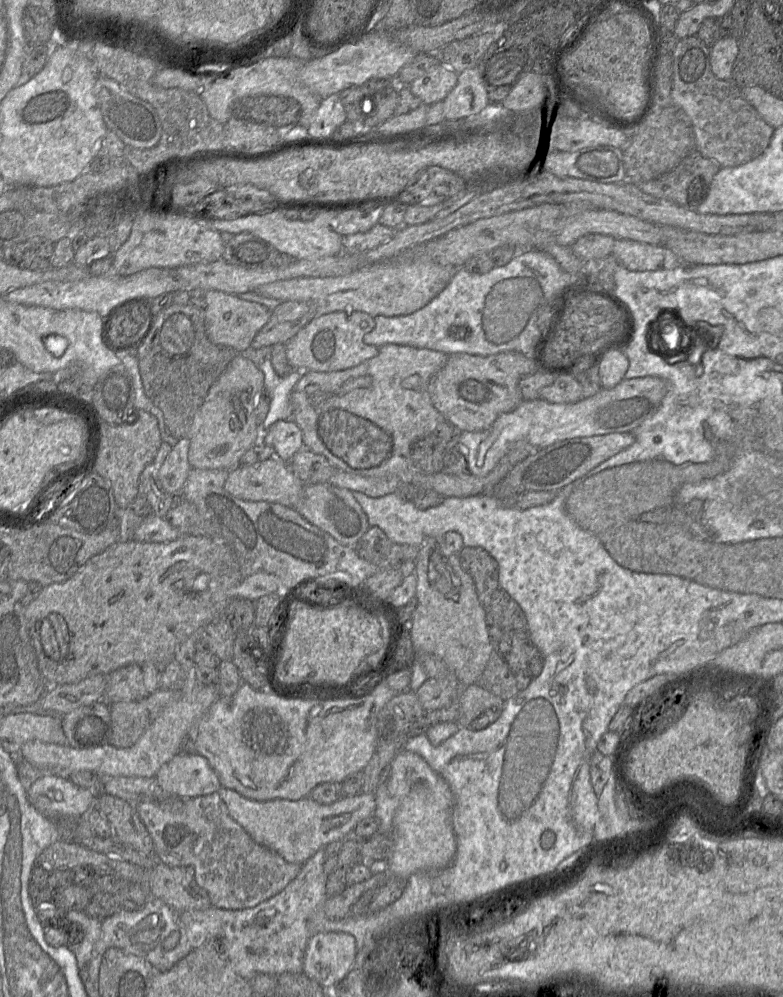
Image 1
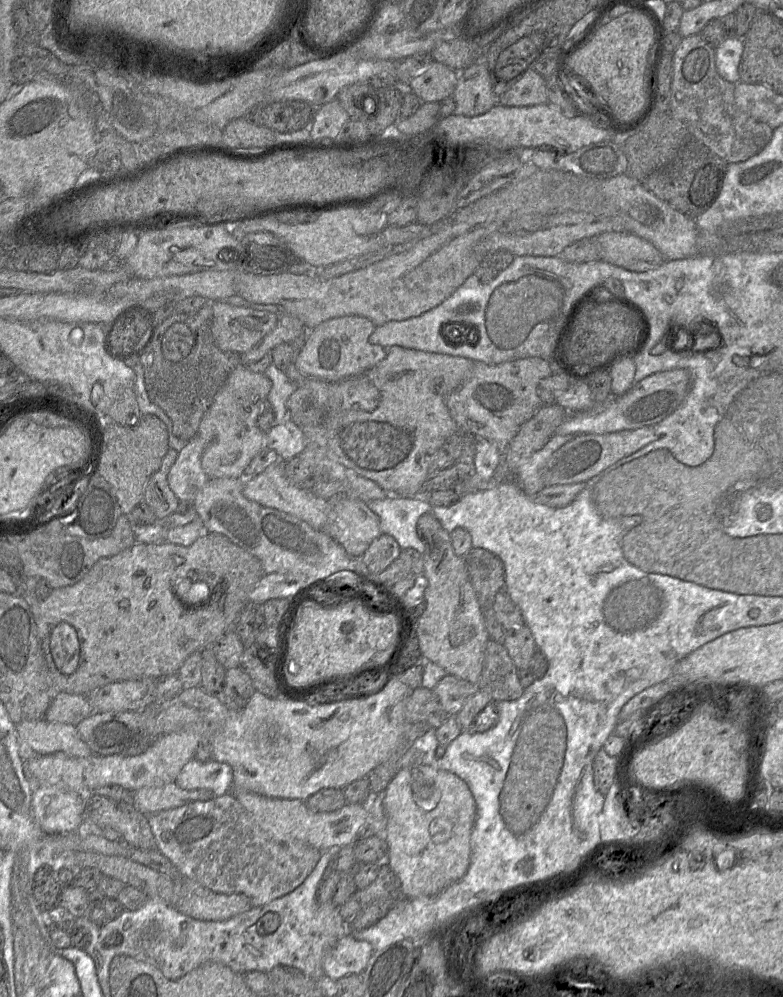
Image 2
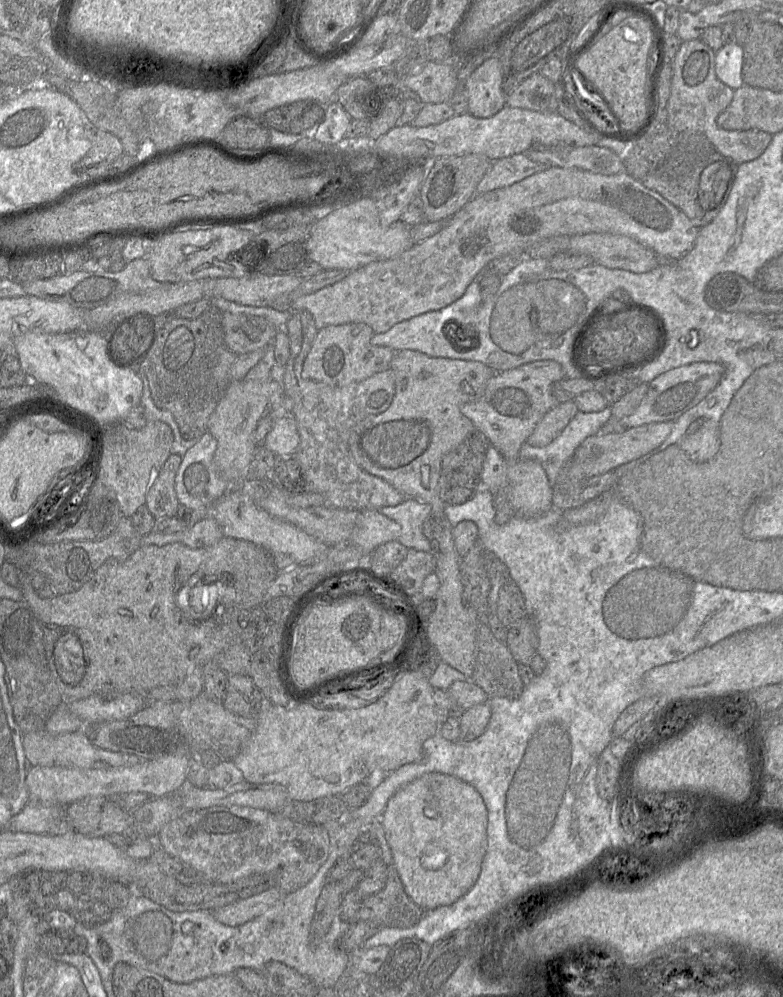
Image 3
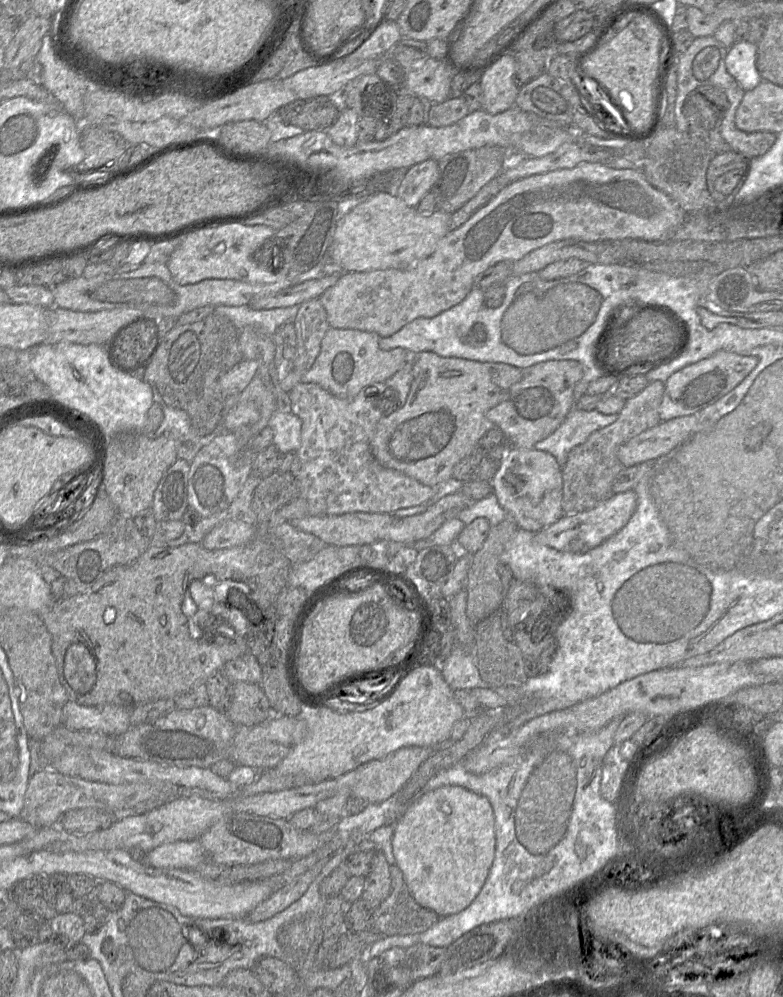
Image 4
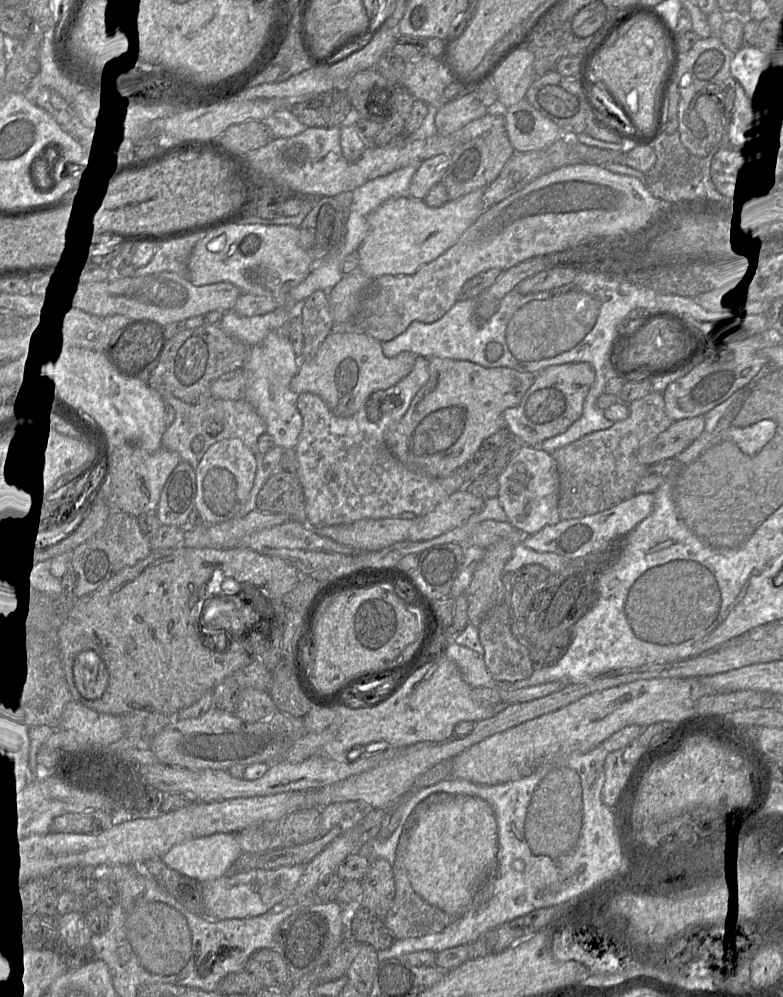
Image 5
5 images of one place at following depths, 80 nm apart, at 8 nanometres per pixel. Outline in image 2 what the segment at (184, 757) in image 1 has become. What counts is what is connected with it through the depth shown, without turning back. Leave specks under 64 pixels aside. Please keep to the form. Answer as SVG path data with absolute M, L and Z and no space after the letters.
M192 759L184 765L174 783L182 789L208 789L221 796L233 787L233 770L230 765L213 759L206 762Z

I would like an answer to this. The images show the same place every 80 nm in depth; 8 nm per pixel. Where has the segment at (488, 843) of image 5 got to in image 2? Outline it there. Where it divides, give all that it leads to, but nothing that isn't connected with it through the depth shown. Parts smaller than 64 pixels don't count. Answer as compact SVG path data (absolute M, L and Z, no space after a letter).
M428 765L402 768L383 792L383 807L388 865L400 882L404 898L435 896L465 875L476 803L461 778Z

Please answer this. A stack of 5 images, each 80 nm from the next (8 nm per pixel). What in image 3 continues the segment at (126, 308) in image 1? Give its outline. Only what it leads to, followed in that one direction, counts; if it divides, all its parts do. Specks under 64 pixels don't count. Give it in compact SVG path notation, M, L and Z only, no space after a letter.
M137 315L126 319L110 331L107 352L120 363L130 364L144 357L155 338L154 317Z

